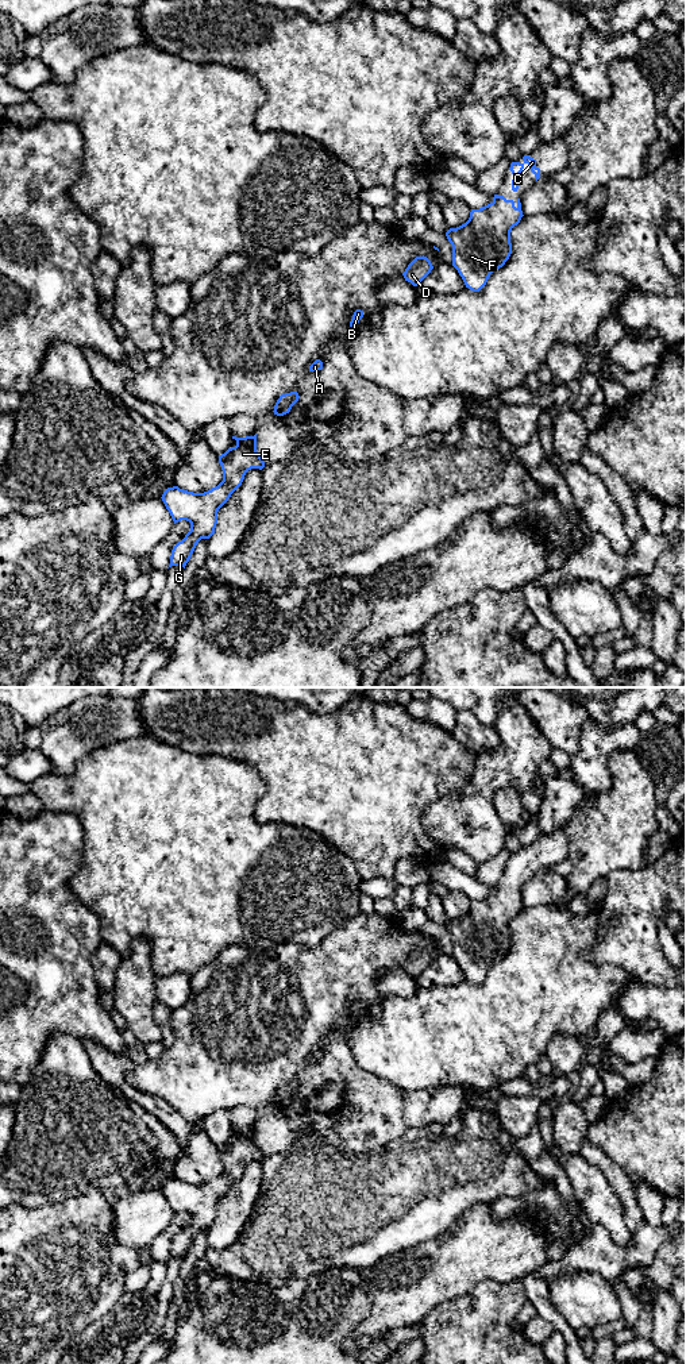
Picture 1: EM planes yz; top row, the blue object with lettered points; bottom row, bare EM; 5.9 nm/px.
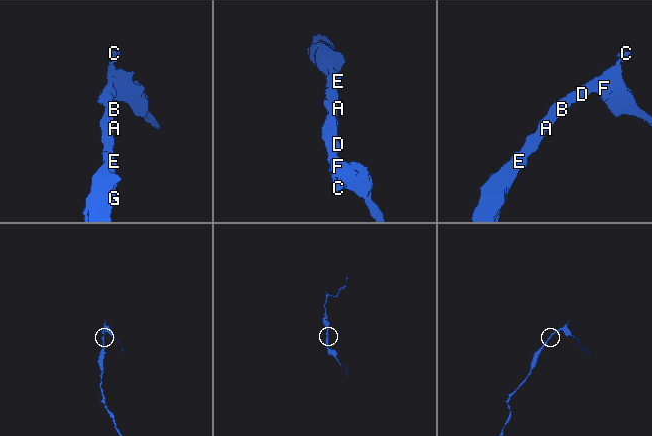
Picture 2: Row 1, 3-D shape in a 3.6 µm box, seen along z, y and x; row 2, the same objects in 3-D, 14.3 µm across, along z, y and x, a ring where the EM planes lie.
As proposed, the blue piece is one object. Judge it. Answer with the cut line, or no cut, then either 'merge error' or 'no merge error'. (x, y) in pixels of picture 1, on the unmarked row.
cut none; no merge error

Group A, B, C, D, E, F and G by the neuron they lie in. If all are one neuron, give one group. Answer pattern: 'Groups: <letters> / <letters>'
Groups: A B C D E F G

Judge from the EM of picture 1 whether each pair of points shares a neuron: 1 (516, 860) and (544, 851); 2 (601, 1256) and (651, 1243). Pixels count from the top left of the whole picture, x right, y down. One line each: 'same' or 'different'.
1: same
2: same

